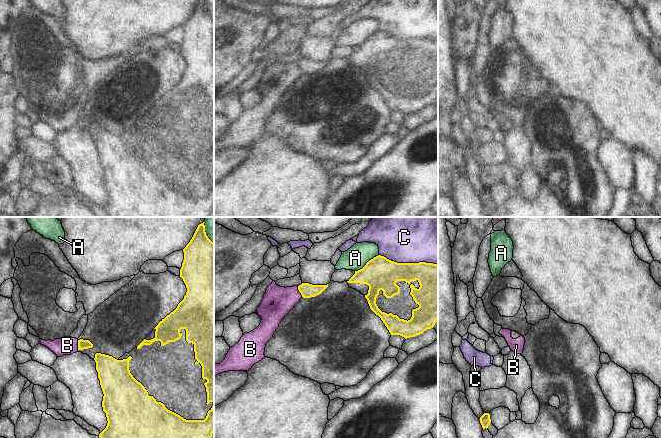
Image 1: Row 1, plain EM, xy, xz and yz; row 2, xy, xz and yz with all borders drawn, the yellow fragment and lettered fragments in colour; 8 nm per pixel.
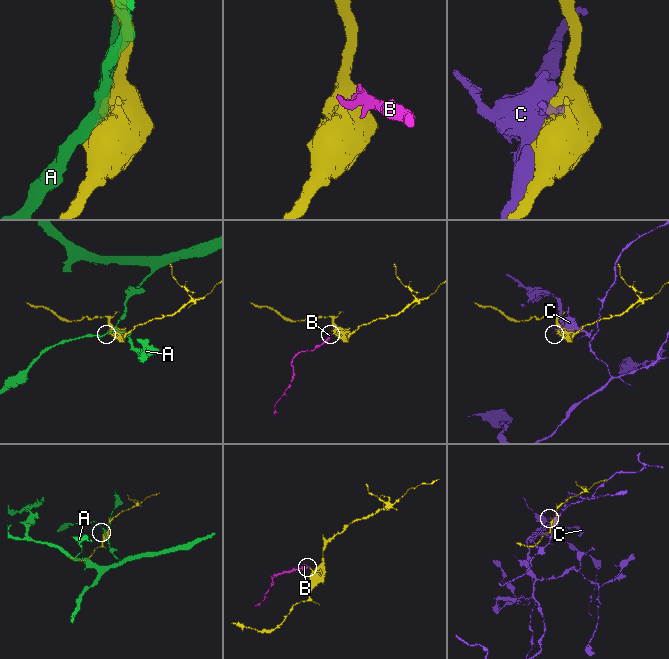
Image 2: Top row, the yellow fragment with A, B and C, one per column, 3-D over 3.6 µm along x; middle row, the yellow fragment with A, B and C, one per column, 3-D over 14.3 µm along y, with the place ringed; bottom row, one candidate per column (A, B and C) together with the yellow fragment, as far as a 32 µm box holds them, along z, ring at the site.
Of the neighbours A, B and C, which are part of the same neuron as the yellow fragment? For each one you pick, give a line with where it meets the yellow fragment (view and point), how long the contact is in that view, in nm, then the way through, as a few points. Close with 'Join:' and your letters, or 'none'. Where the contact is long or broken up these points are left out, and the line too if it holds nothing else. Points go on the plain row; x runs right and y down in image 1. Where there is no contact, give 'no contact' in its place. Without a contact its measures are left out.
Join: none

